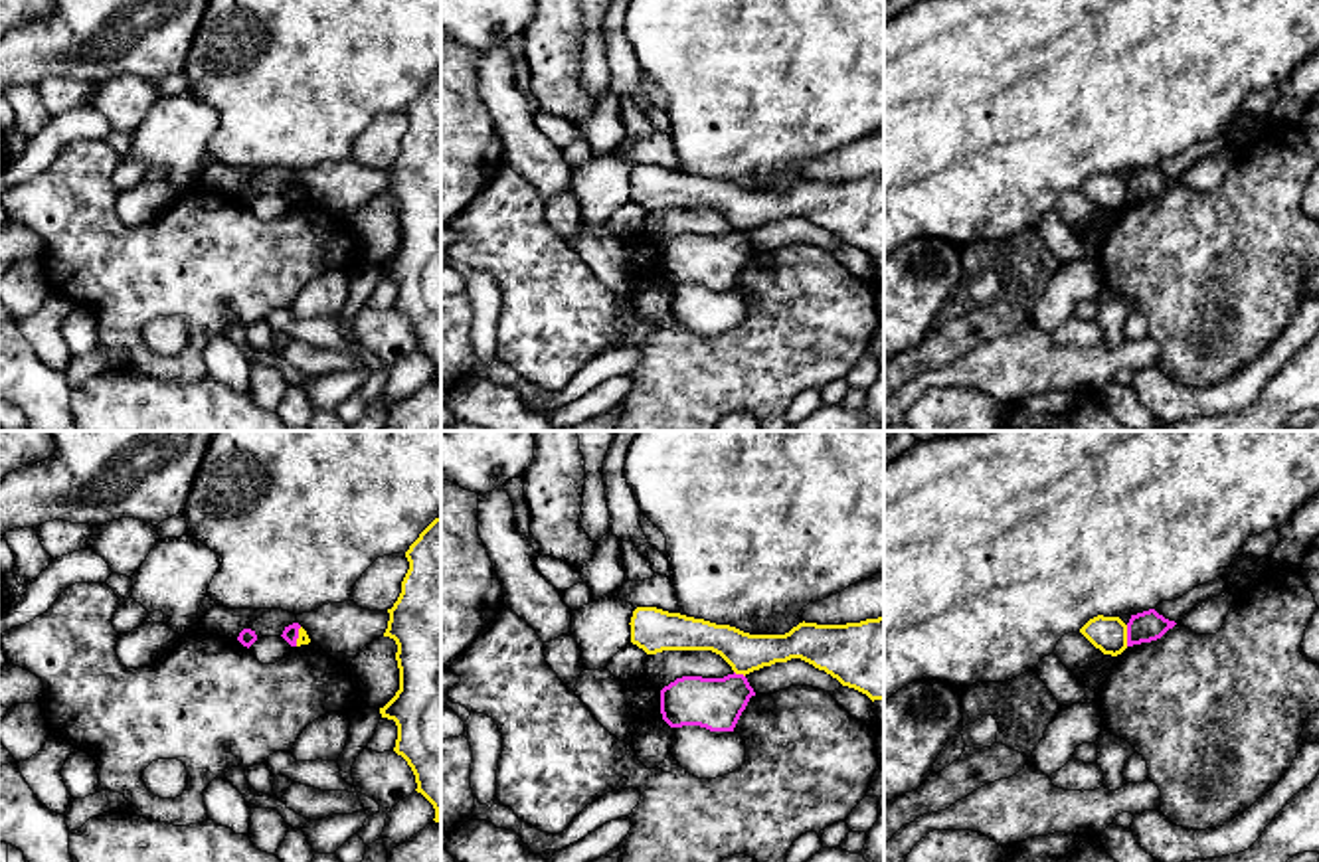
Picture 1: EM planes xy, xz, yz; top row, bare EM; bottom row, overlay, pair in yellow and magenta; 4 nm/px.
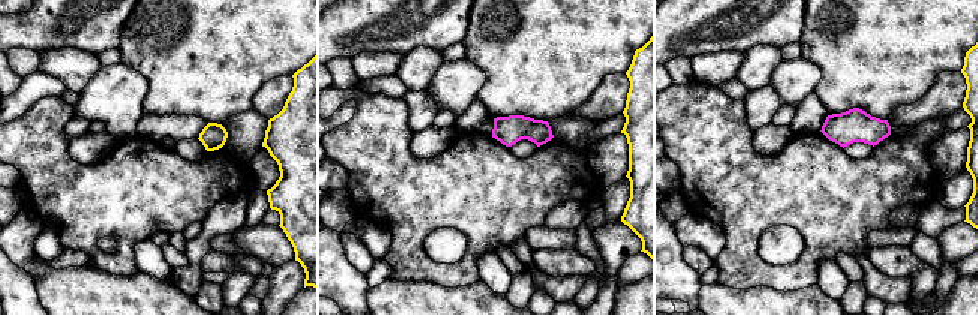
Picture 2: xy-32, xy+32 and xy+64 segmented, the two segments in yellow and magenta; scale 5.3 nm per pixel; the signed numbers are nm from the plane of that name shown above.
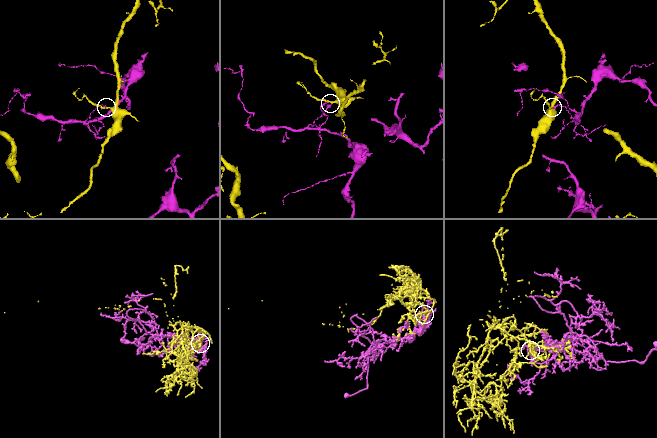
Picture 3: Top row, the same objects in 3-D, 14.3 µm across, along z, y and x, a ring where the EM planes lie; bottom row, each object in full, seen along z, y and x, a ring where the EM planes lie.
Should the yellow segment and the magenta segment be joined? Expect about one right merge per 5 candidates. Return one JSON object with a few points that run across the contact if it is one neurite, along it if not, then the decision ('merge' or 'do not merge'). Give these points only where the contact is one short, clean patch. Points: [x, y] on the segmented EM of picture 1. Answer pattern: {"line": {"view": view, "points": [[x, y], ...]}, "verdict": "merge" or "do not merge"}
{"line": {"view": "yz", "points": [[1126, 625], [1128, 645]]}, "verdict": "do not merge"}

